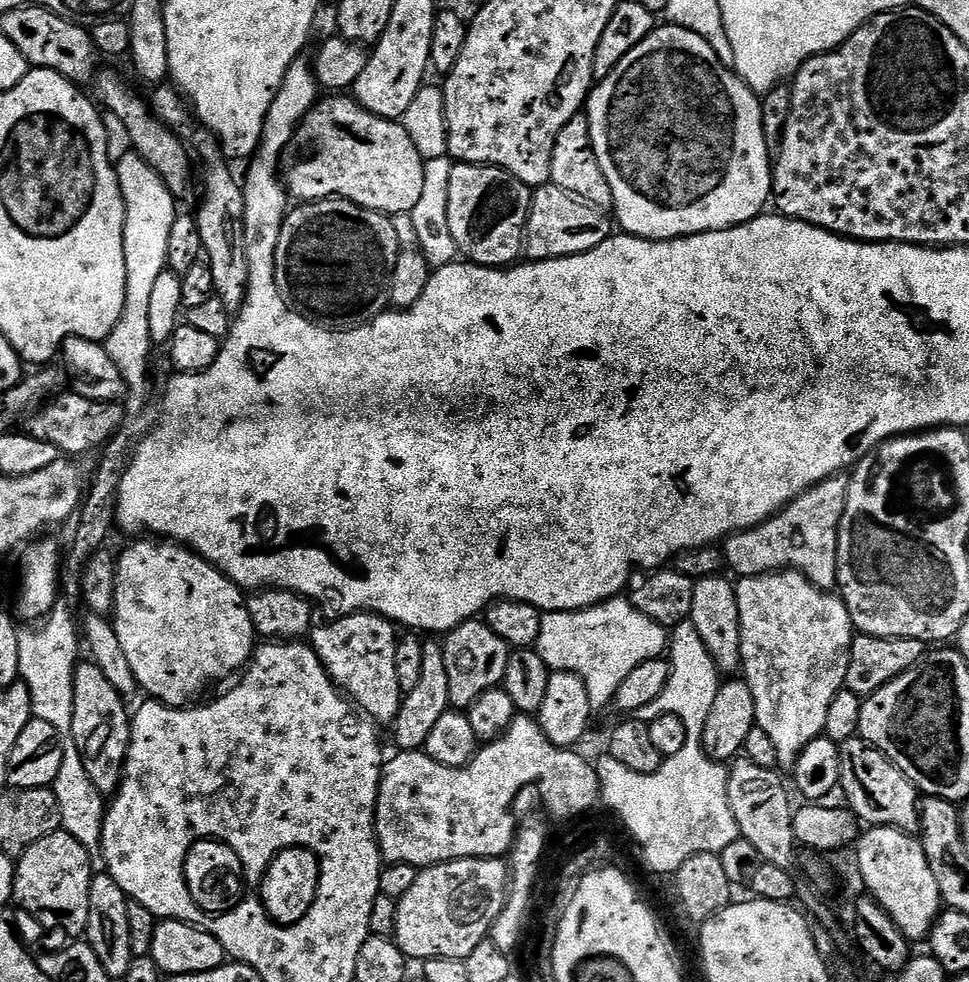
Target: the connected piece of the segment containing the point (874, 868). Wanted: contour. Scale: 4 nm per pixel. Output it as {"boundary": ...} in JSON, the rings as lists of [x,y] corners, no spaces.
{"boundary":[[[869,827],[859,837],[854,848],[856,862],[860,865],[860,878],[867,895],[878,901],[886,914],[894,918],[894,926],[902,930],[902,934],[909,942],[916,940],[927,941],[932,934],[932,928],[942,911],[942,901],[938,890],[938,881],[934,879],[934,870],[930,870],[930,862],[924,853],[924,846],[911,832],[903,832],[897,828]]]}

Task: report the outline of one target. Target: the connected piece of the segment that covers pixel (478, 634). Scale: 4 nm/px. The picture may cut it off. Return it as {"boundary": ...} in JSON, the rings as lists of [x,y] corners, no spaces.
{"boundary":[[[483,619],[462,622],[442,640],[446,658],[446,679],[450,681],[450,705],[456,710],[467,710],[486,690],[501,687],[513,649]]]}

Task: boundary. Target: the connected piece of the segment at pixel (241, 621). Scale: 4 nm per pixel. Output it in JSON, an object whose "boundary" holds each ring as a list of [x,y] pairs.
{"boundary":[[[136,538],[133,540],[136,541],[124,553],[119,553],[116,561],[116,593],[114,594],[114,606],[110,619],[118,634],[118,642],[122,645],[126,659],[130,662],[130,670],[134,670],[137,685],[143,691],[145,688],[151,699],[158,700],[161,704],[168,704],[171,708],[195,705],[203,697],[200,695],[203,694],[208,680],[224,680],[227,676],[232,675],[232,677],[235,677],[251,660],[253,651],[257,647],[258,637],[250,622],[245,593],[219,568],[215,568],[209,560],[203,560],[191,548],[185,548],[182,544],[166,541],[162,538]]]}

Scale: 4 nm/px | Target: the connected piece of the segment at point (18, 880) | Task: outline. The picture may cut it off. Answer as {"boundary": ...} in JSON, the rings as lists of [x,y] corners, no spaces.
{"boundary":[[[63,830],[50,834],[18,857],[14,864],[12,891],[20,903],[44,928],[61,928],[72,938],[87,933],[90,918],[90,882],[94,875],[92,860],[82,842]]]}

